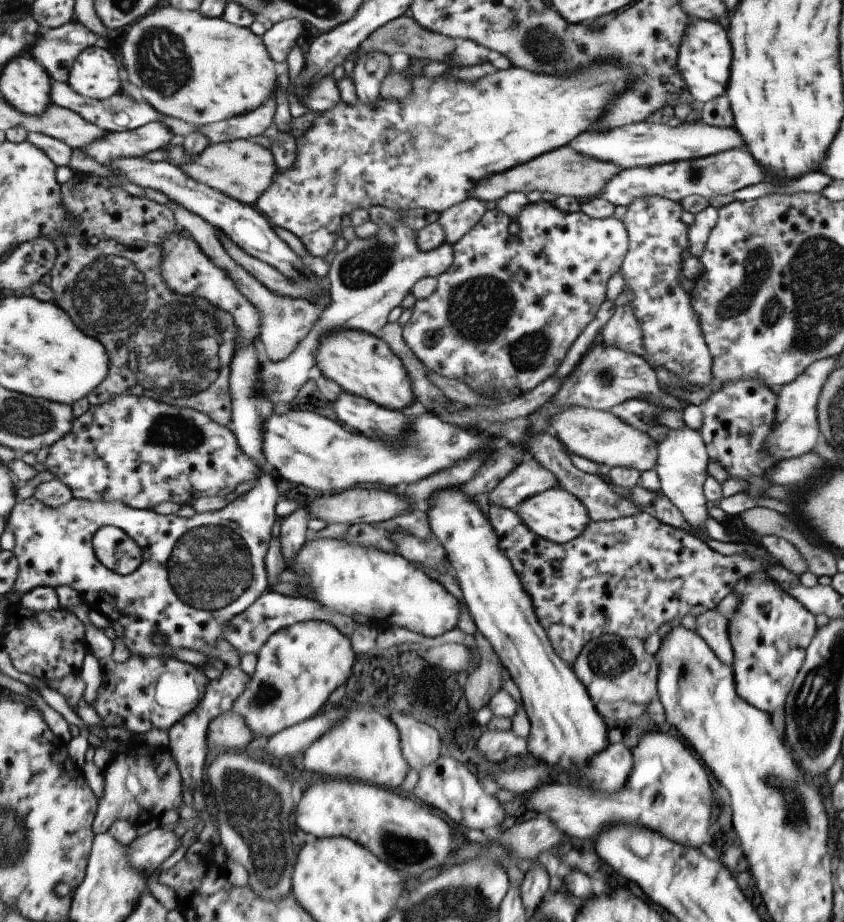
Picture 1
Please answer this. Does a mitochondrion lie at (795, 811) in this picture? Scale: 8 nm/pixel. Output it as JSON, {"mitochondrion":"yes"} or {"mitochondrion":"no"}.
{"mitochondrion":"yes"}

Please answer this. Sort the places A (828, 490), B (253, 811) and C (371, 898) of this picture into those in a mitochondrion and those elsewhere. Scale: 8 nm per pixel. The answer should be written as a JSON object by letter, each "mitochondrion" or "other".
{"A":"other","B":"mitochondrion","C":"other"}

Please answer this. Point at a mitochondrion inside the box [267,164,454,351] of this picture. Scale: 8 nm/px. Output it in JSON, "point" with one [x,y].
{"point":[365,266]}

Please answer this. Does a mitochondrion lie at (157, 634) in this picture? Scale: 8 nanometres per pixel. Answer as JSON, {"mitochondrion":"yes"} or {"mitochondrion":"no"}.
{"mitochondrion":"no"}

